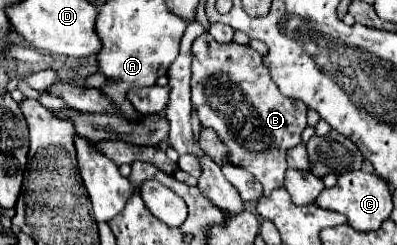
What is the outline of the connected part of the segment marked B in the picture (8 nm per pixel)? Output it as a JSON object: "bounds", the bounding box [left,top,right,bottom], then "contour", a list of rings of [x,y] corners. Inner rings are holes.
{"bounds":[192,32,306,196],"contour":[[[208,32],[198,36],[192,44],[192,104],[198,110],[202,126],[210,126],[218,132],[220,140],[226,144],[230,162],[234,166],[246,168],[264,186],[264,196],[274,188],[282,188],[286,164],[286,152],[300,144],[300,134],[306,128],[306,104],[302,100],[286,98],[270,78],[268,68],[262,64],[262,56],[250,48],[236,42],[220,44]]]}

